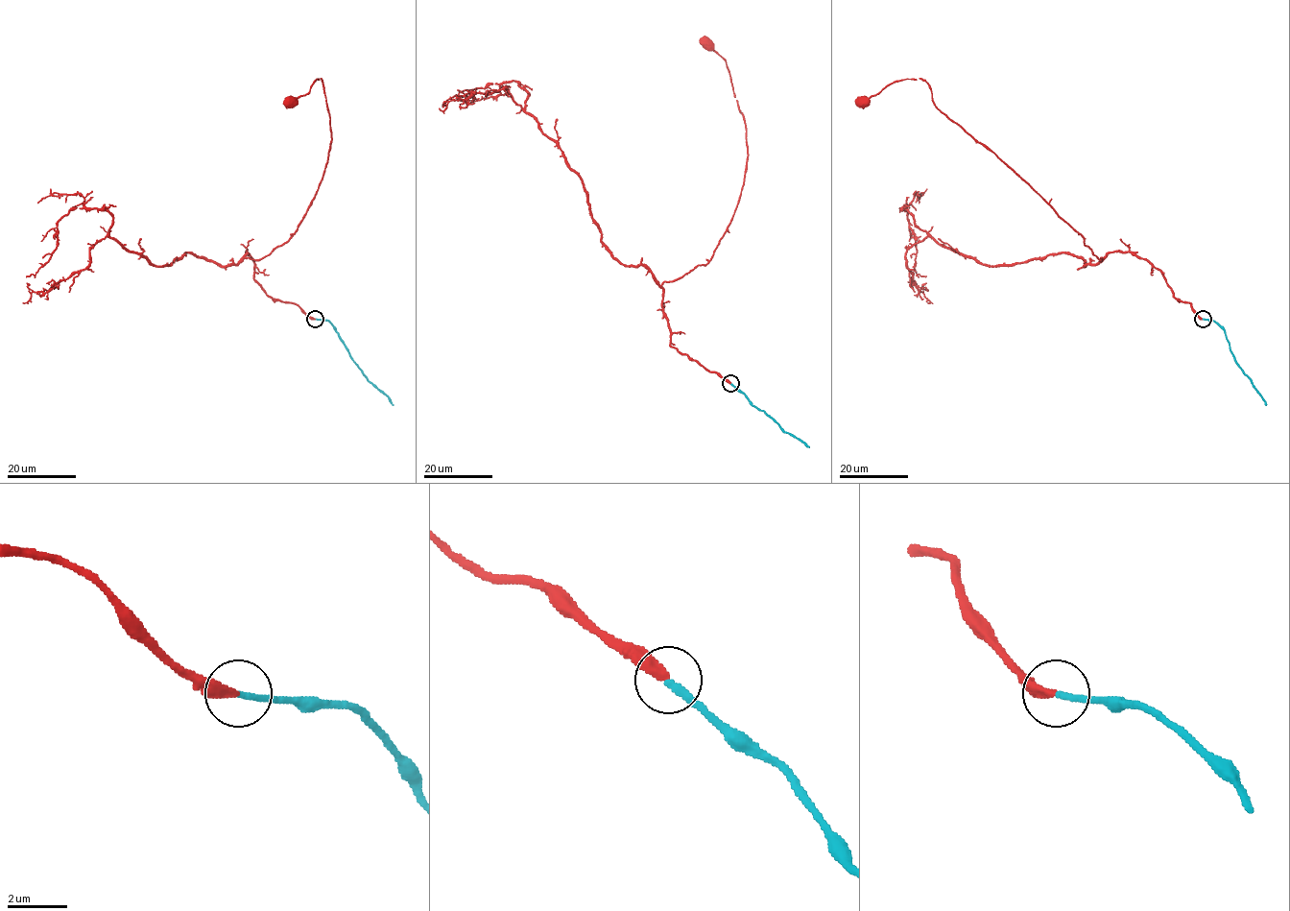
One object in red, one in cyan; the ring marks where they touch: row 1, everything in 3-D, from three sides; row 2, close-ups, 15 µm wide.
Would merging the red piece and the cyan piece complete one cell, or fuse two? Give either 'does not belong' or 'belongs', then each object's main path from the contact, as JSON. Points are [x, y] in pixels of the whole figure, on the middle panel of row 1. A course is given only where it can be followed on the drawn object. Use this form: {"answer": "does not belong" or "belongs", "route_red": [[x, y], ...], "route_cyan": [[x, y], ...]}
{"answer": "belongs", "route_red": [[731, 383], [670, 346], [661, 306], [664, 281], [710, 260], [744, 181], [746, 123], [726, 61], [707, 43]], "route_cyan": [[731, 383], [785, 432], [809, 446]]}

